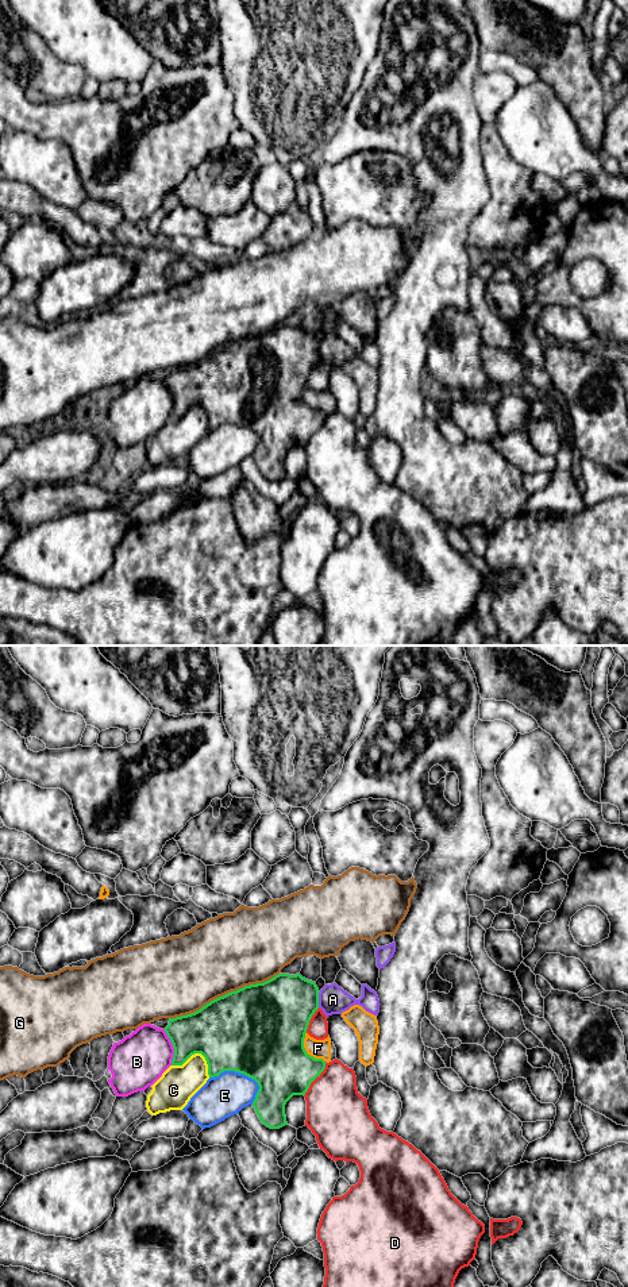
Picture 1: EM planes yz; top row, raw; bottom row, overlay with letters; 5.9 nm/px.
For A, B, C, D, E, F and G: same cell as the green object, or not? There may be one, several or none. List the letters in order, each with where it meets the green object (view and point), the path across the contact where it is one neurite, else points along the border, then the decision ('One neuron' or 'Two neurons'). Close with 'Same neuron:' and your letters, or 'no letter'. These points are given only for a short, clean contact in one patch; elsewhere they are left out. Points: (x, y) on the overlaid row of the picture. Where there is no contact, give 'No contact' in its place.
A: Touches green at yz (318, 1000). Boundary: yz (320, 991), (318, 1006). Two neurons
B: Touches green at yz (173, 1047). Two neurons
C: Touches green at yz (197, 1052). Two neurons
D: Touches green at yz (314, 1079). Two neurons
E: Touches green at yz (237, 1071). Two neurons
F: Touches green at yz (305, 1051). Two neurons
G: Touches green at yz (226, 994). Two neurons
Same neuron: no letter

